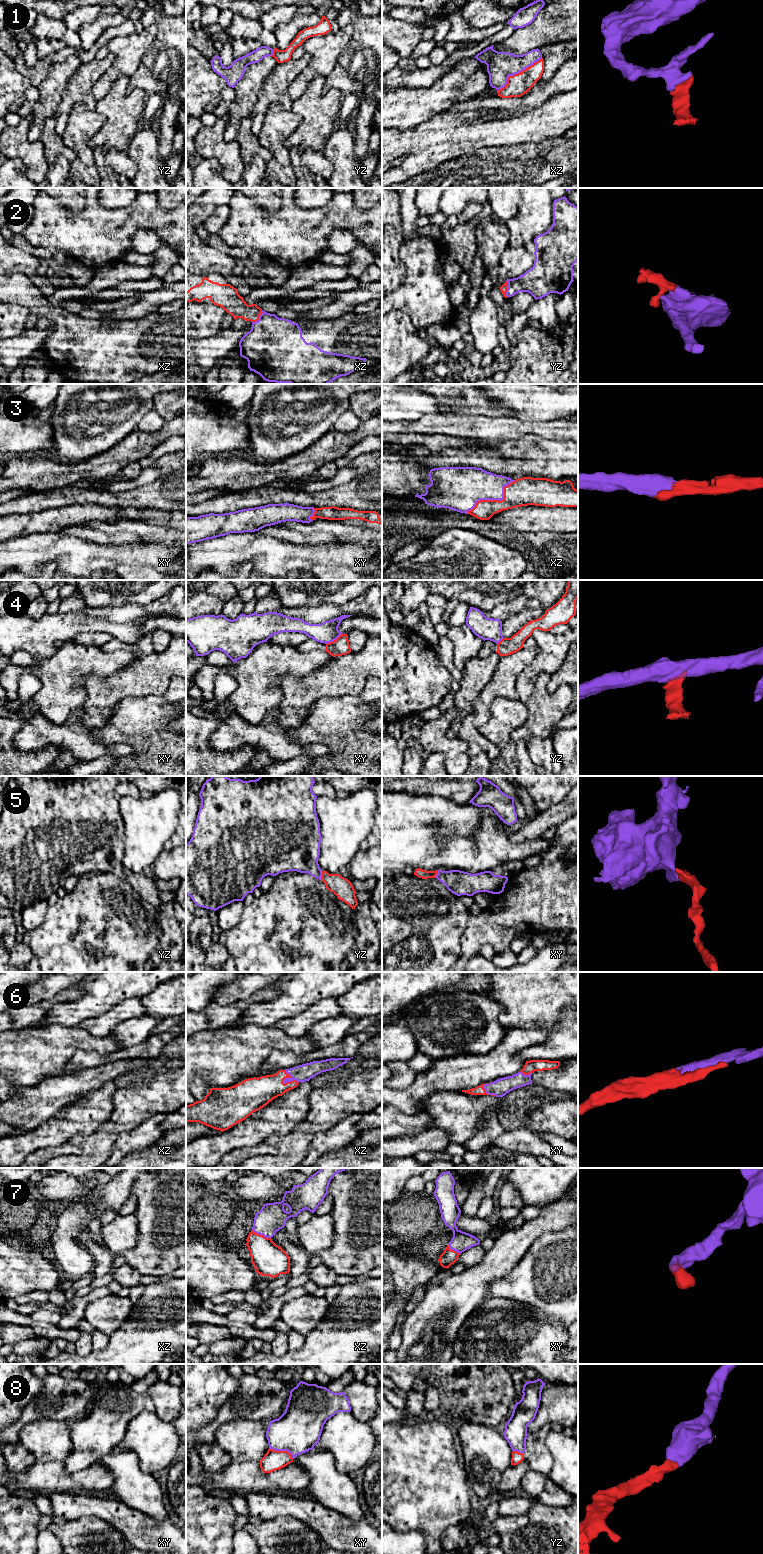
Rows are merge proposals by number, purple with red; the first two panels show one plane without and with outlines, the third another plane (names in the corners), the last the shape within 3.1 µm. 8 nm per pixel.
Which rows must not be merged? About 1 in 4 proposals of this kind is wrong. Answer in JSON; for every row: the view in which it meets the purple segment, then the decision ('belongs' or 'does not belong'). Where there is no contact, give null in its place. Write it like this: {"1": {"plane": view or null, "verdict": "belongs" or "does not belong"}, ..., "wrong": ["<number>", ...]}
{"1": {"plane": "xz", "verdict": "belongs"}, "2": {"plane": "yz", "verdict": "belongs"}, "3": {"plane": "xz", "verdict": "belongs"}, "4": {"plane": "xy", "verdict": "does not belong"}, "5": {"plane": "yz", "verdict": "belongs"}, "6": {"plane": "xz", "verdict": "belongs"}, "7": {"plane": "xz", "verdict": "belongs"}, "8": {"plane": "xy", "verdict": "belongs"}, "wrong": ["4"]}

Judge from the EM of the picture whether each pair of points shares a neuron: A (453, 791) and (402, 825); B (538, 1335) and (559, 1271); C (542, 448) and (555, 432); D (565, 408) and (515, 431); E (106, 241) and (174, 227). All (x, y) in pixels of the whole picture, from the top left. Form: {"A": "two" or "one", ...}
{"A": "two", "B": "two", "C": "two", "D": "two", "E": "one"}

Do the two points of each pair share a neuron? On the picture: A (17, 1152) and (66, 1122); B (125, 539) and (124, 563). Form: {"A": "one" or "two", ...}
{"A": "one", "B": "two"}

